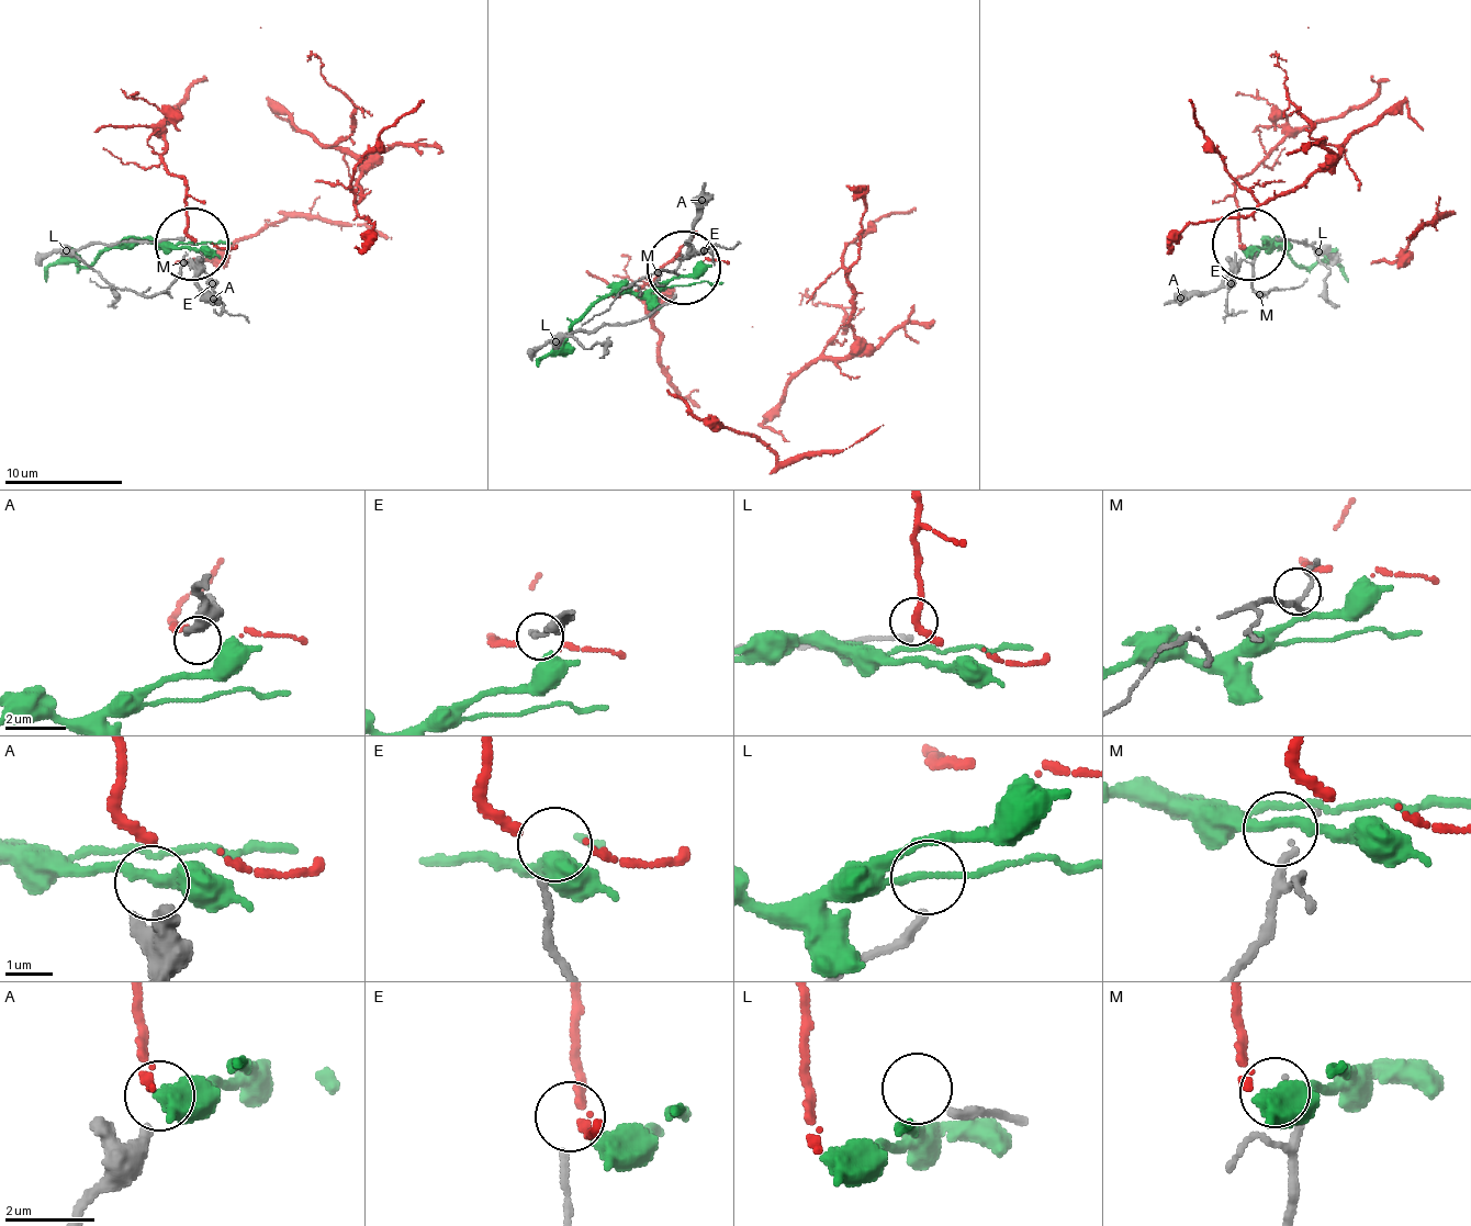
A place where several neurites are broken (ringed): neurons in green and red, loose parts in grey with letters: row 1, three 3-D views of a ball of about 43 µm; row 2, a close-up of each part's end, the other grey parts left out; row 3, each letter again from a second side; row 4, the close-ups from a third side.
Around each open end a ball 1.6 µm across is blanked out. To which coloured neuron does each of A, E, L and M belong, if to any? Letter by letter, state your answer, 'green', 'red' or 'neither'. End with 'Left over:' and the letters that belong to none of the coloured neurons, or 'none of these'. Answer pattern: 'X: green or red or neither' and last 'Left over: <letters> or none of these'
A: neither
E: red
L: neither
M: neither
Left over: A, L, M

